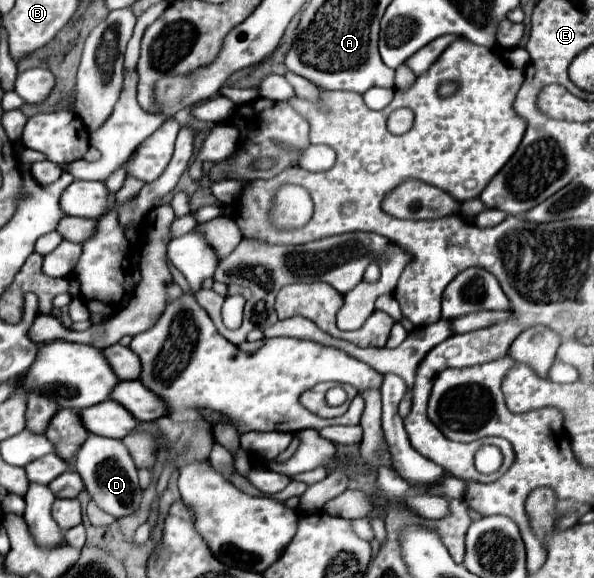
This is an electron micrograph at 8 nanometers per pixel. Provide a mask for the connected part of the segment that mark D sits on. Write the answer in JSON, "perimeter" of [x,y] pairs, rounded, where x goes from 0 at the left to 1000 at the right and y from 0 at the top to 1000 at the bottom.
{"perimeter":[[[148,749],[148,760],[128,780],[125,815],[131,822],[138,822],[148,856],[195,898],[219,891],[236,874],[239,846],[232,843],[229,804],[226,804],[222,787],[215,787],[215,777],[209,773],[209,766],[202,760],[185,760],[185,756],[168,756],[168,753]]]}

